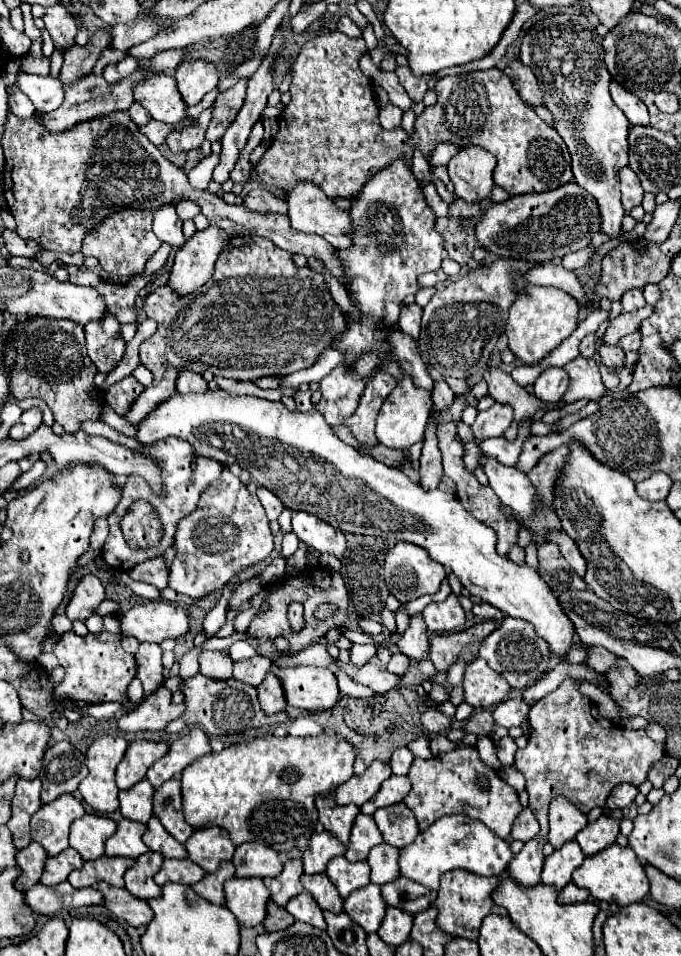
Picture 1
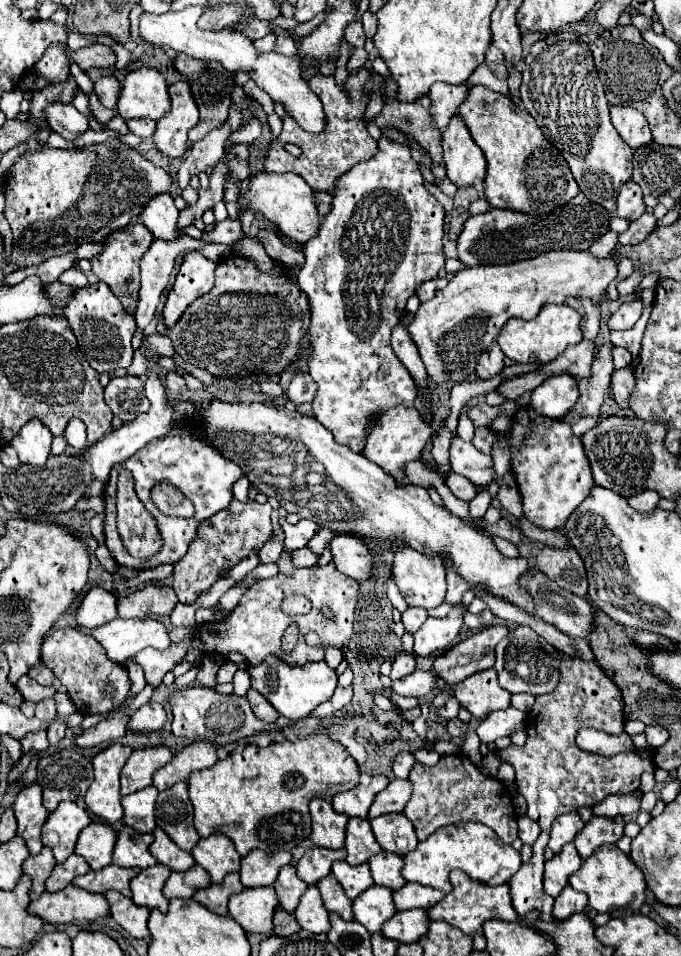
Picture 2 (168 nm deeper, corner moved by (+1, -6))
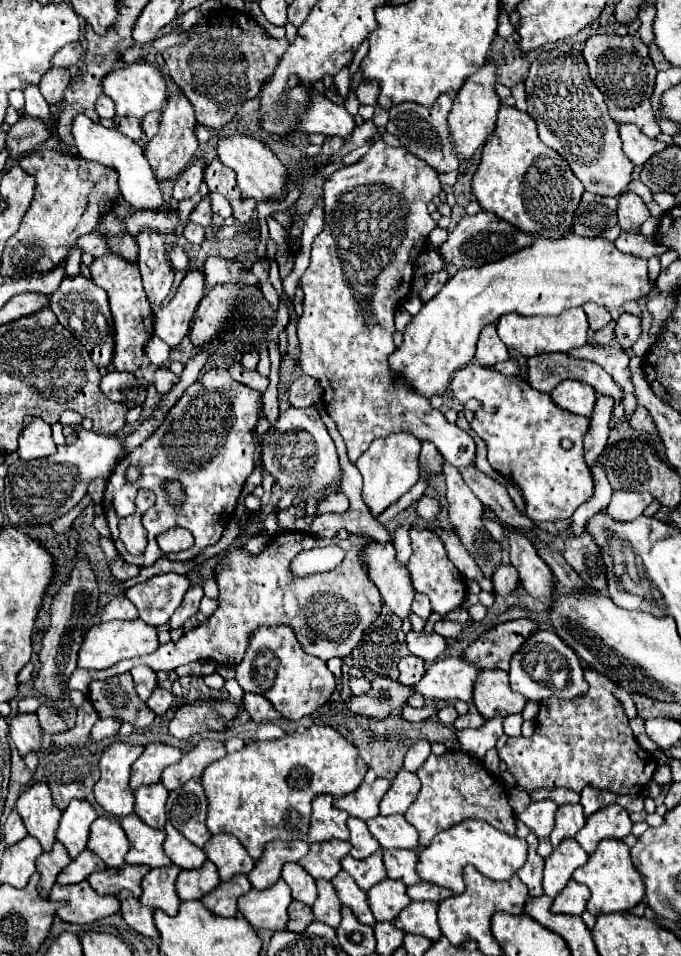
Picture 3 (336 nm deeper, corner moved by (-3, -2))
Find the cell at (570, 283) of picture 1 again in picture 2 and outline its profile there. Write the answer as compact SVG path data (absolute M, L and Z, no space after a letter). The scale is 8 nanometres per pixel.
M566 298L566 306L582 314L582 336L586 340L596 340L600 330L600 308L590 298Z

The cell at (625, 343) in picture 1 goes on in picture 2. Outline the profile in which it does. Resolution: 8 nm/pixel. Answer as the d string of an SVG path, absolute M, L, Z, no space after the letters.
M614 348L612 358L614 358L616 368L624 368L624 366L628 366L632 362L632 354L626 348Z

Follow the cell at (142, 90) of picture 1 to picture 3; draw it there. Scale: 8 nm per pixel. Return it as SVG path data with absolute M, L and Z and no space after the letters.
M142 62L142 64L130 64L116 68L114 72L108 72L102 78L102 92L114 100L116 104L116 114L118 116L136 116L144 118L152 110L162 110L166 102L166 82L160 74L158 68Z

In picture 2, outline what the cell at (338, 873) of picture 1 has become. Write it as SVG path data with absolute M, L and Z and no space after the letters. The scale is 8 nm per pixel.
M336 862L332 866L332 874L336 876L336 880L340 882L340 886L344 888L344 892L350 900L354 900L360 892L364 892L366 888L370 888L374 884L368 864L350 866L348 862Z

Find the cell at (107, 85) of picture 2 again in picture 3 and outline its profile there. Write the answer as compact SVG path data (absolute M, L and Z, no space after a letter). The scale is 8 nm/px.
M100 96L98 102L96 102L96 112L100 118L114 118L114 102L108 98L108 96Z

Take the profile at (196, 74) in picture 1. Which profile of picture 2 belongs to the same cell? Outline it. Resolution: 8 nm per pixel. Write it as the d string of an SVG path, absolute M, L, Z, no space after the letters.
M184 80L172 84L168 92L172 110L162 120L158 120L154 142L164 156L182 158L188 148L186 134L198 122L198 106L194 104L190 84Z

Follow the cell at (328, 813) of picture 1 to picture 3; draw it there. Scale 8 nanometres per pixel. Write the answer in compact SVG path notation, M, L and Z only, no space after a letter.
M320 794L312 802L312 820L308 830L308 842L326 842L326 840L348 840L346 818L348 814L332 806L332 798L328 794Z

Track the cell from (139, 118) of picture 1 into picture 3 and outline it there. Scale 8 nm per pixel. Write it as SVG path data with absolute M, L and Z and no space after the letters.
M156 110L156 112L150 112L150 114L144 116L142 128L144 128L144 136L146 136L146 138L152 138L152 136L158 132L160 118L162 118L162 110Z

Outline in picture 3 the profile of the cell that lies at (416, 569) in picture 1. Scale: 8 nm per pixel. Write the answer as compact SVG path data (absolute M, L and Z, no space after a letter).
M414 524L410 528L410 540L412 540L412 556L408 562L408 570L412 576L412 584L416 592L422 592L430 598L432 602L432 610L440 616L452 612L454 608L462 606L464 598L466 598L466 580L464 576L458 572L458 568L454 568L454 564L448 560L446 556L446 548L440 542L440 538L426 526Z

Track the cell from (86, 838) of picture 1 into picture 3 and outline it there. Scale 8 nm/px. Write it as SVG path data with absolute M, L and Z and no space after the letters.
M96 818L90 828L88 848L100 856L108 868L118 868L126 864L124 856L130 850L130 842L116 818Z

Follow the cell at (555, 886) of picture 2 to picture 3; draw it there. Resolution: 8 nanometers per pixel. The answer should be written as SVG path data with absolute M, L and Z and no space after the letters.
M574 838L562 840L562 844L554 848L552 854L544 860L544 872L542 872L544 894L556 898L566 886L566 882L572 878L572 872L586 862L588 854L580 848L580 844Z

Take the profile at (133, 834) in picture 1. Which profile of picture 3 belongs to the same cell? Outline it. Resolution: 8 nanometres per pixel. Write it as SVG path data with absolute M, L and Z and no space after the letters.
M134 814L122 818L120 824L130 840L130 852L126 854L128 864L146 864L150 868L162 868L172 864L162 848L166 840L164 830L154 830L142 824L142 820L138 820L138 816Z

